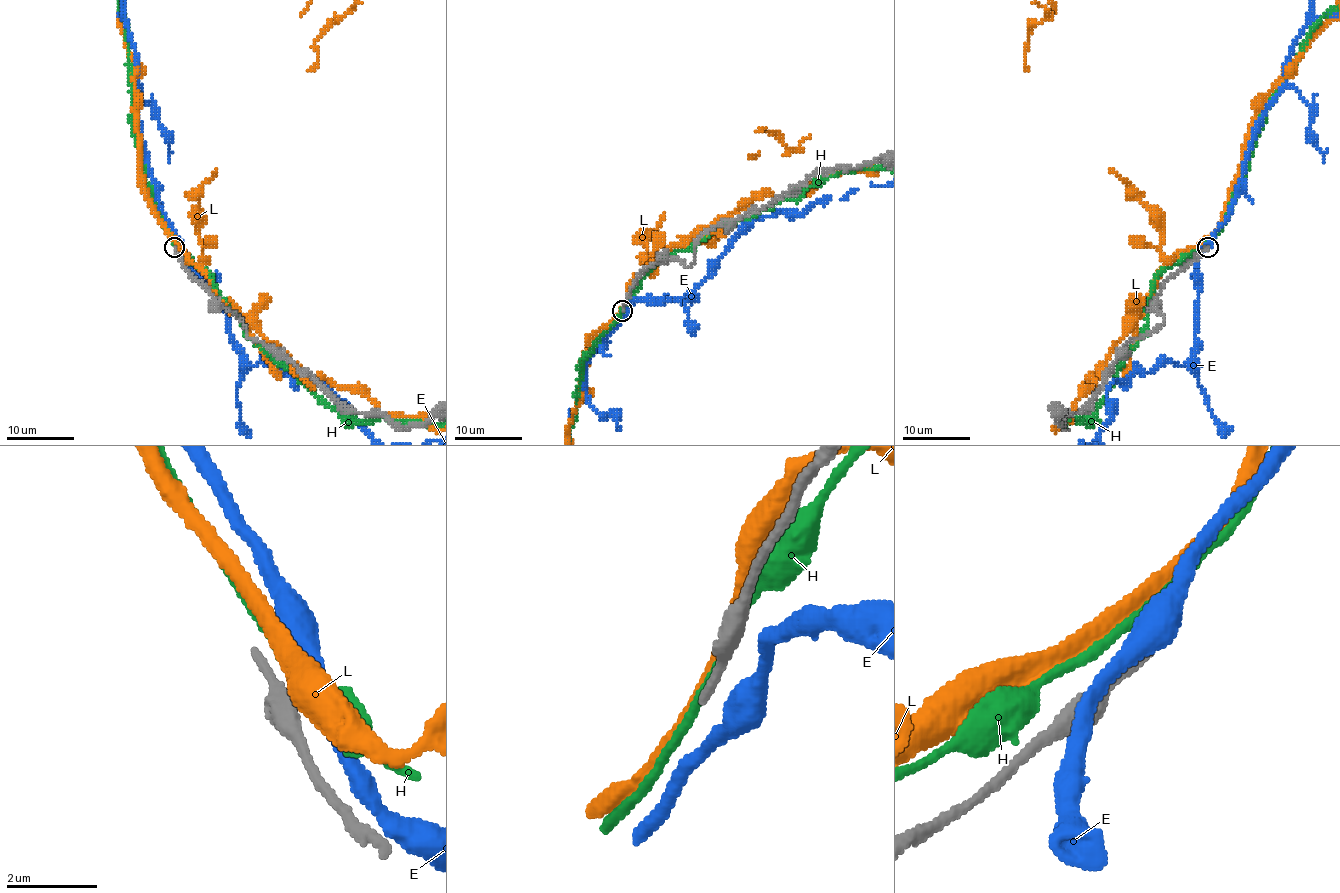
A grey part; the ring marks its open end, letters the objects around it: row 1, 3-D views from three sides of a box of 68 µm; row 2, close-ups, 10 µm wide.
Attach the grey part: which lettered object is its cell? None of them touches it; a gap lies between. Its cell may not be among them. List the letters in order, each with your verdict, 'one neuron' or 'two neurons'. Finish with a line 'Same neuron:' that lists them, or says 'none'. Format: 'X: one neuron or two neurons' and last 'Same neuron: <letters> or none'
E: two neurons
H: two neurons
L: two neurons
Same neuron: none

